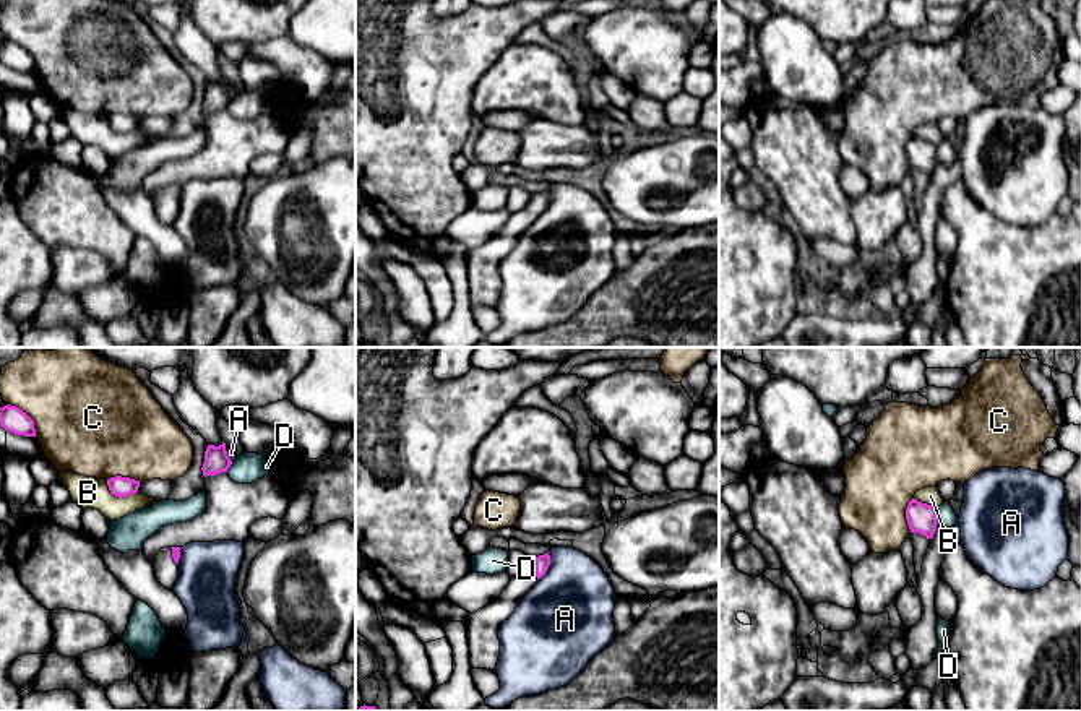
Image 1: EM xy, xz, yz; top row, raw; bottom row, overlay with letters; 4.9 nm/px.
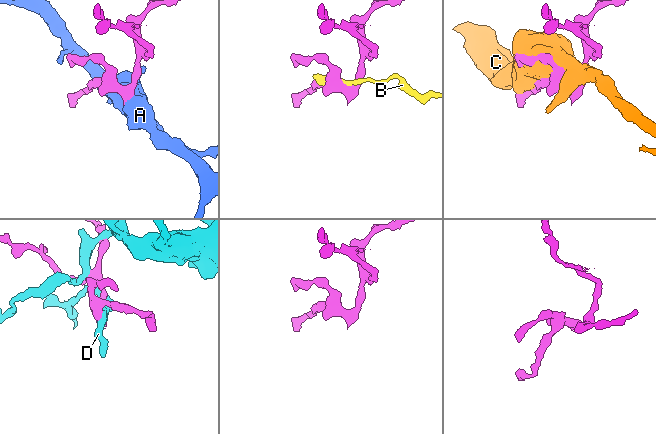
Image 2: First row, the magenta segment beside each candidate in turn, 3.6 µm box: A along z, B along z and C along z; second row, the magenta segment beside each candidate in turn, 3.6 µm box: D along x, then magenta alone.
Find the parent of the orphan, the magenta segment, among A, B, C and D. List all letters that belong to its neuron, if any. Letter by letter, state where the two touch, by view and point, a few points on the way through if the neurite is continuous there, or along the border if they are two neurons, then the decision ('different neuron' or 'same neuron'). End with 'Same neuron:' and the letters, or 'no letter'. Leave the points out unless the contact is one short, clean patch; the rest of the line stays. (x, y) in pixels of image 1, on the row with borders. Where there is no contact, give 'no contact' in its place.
A: meets magenta in xz at (547, 567); different neuron
B: meets magenta in xy at (119, 497); different neuron
C: meets magenta in xy at (28, 416); different neuron
D: meets magenta in yz at (935, 518); different neuron
Same neuron: no letter

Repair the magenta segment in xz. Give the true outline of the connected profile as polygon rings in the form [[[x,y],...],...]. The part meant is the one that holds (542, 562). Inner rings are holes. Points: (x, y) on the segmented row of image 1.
[[[549,552],[532,558],[529,567],[521,575],[513,576],[493,602],[467,617],[466,638],[471,667],[495,670],[500,656],[498,630],[502,623],[508,620],[518,602],[545,575],[549,565]]]

